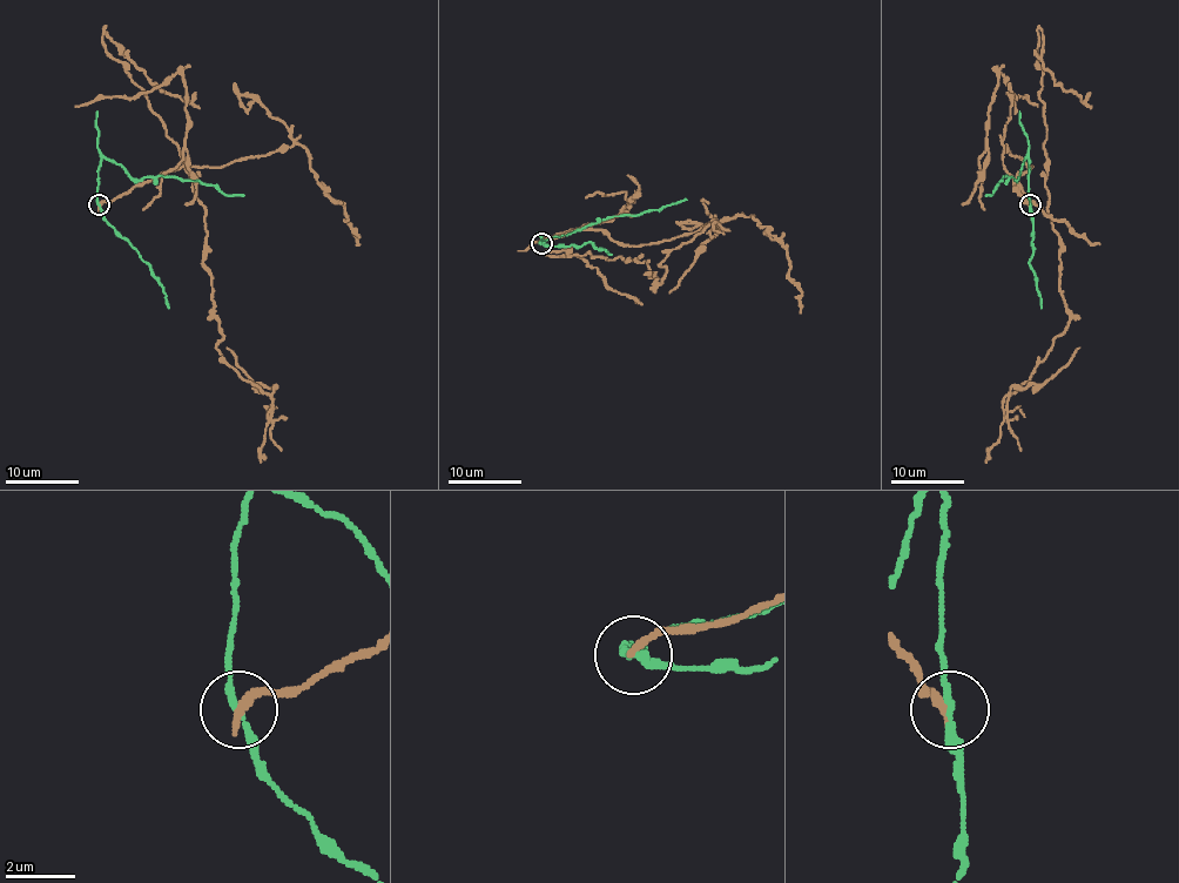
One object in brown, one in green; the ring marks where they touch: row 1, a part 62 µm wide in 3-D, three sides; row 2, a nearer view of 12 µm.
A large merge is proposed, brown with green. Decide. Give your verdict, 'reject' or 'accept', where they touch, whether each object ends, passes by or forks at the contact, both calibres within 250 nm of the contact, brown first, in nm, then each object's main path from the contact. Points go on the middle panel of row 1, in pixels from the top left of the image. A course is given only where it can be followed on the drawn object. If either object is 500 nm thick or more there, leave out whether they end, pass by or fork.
reject; at (541, 243); brown ends there; green passes by; 280 nm thick on the brown side, 200 nm on the other; brown runs (541, 243), (603, 230), (641, 247), (635, 260), (658, 283), (661, 261), (716, 223), (668, 292); green runs (541, 243), (619, 215), (640, 215), (687, 199)

